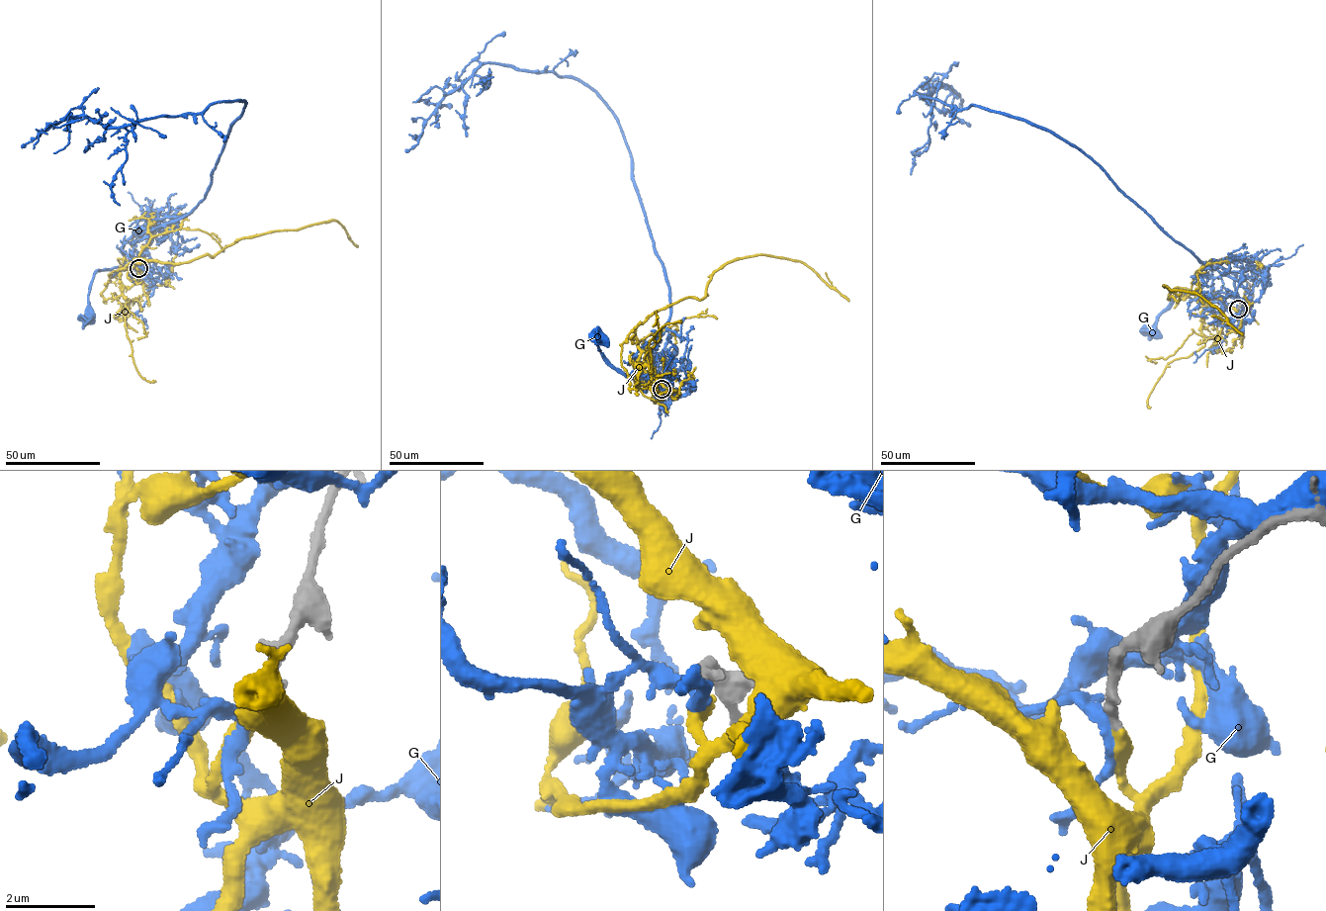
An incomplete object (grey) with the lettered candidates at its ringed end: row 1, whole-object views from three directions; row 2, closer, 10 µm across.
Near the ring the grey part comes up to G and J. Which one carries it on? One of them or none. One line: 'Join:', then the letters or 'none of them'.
Join: J

